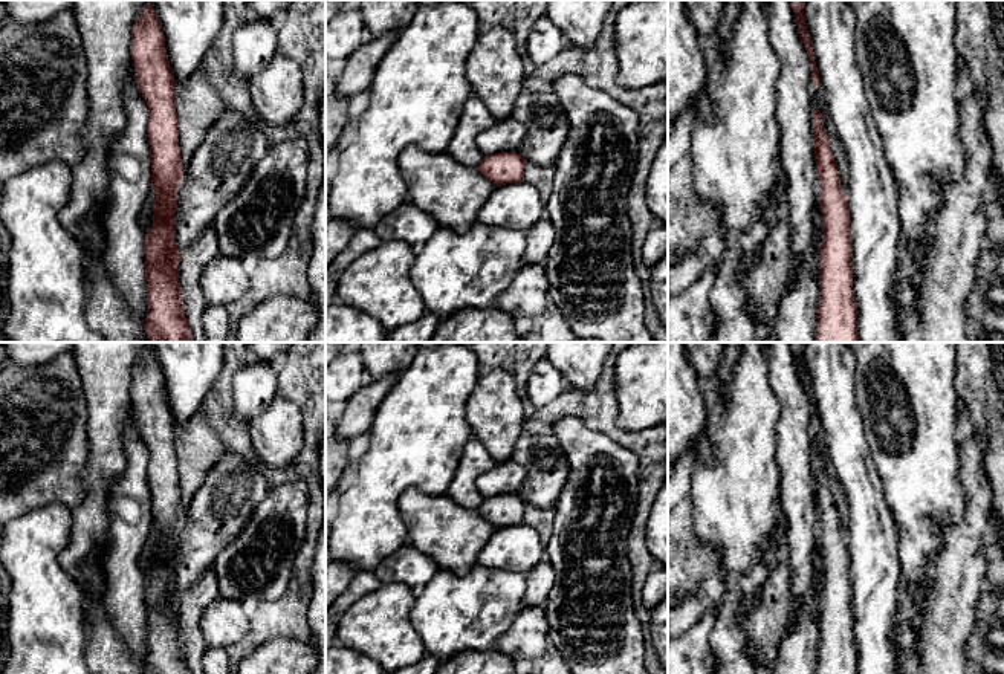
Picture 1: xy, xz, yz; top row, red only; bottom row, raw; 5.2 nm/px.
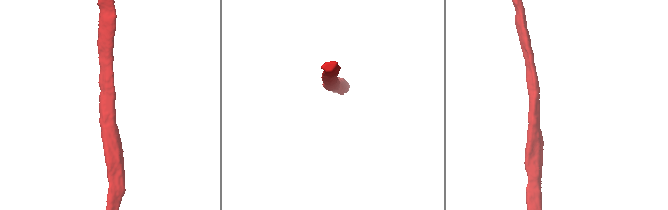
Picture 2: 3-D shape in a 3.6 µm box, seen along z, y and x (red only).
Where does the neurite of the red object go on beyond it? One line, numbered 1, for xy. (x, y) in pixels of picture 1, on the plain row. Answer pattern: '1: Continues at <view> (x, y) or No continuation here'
1: No continuation here

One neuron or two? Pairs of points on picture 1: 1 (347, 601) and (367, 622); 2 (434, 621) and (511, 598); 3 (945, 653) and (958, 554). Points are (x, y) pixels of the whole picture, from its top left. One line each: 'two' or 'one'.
1: two
2: one
3: one

